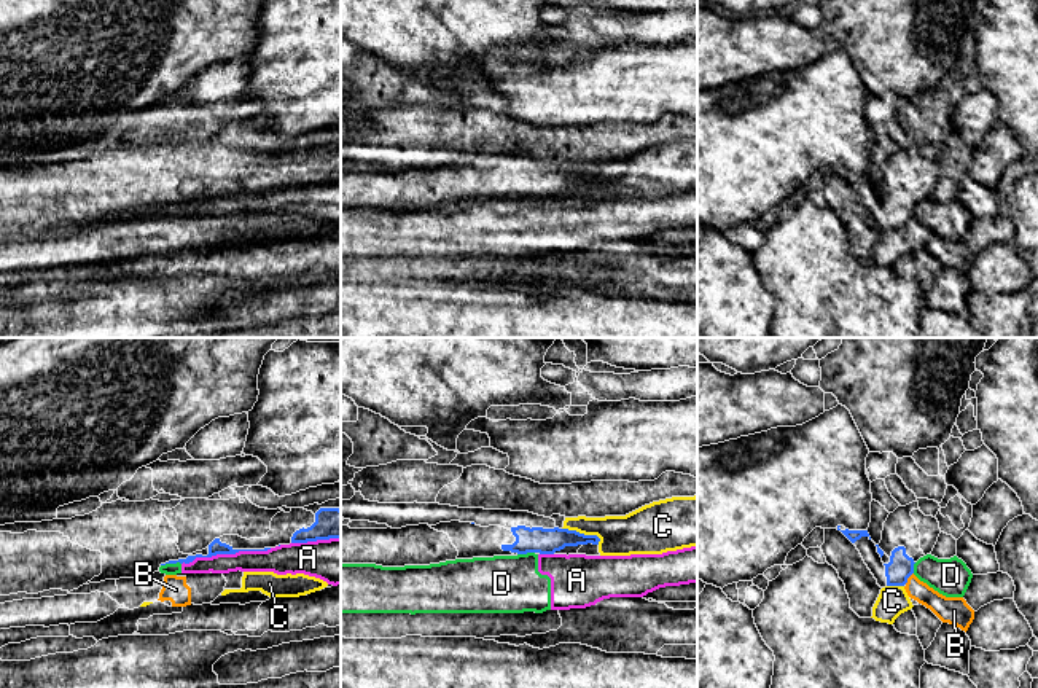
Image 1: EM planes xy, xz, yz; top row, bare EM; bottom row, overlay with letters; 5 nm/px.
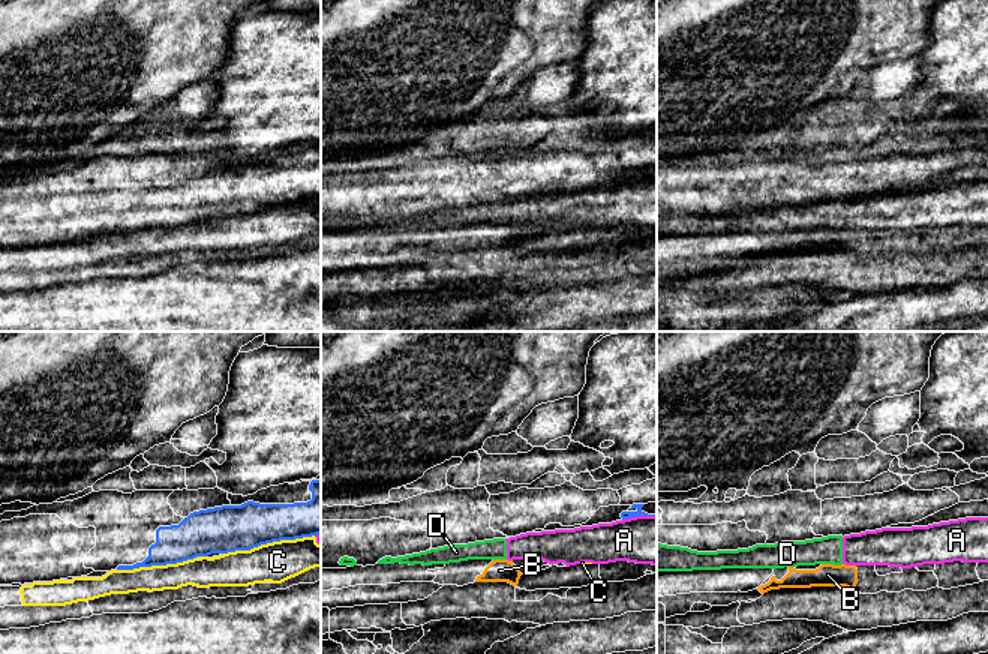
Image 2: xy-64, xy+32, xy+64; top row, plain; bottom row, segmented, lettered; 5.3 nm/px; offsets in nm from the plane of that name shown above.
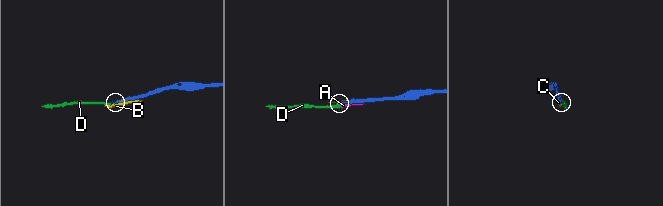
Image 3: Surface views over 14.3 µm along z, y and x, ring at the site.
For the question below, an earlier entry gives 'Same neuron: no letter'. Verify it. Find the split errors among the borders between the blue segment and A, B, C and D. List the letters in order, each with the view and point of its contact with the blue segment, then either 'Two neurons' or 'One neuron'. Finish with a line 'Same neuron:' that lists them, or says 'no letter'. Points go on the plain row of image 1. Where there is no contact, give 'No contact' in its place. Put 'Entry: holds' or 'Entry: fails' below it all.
A: Touches blue at xy (226, 196). Two neurons
B: Touches blue at yz (908, 220). Two neurons
C: Touches blue at xz (581, 177). Two neurons
D: Touches blue at xy (171, 206). Two neurons
Same neuron: no letter
Entry: holds

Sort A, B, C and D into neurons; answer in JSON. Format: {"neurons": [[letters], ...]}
{"neurons": [["A", "D"], ["B"], ["C"]]}

